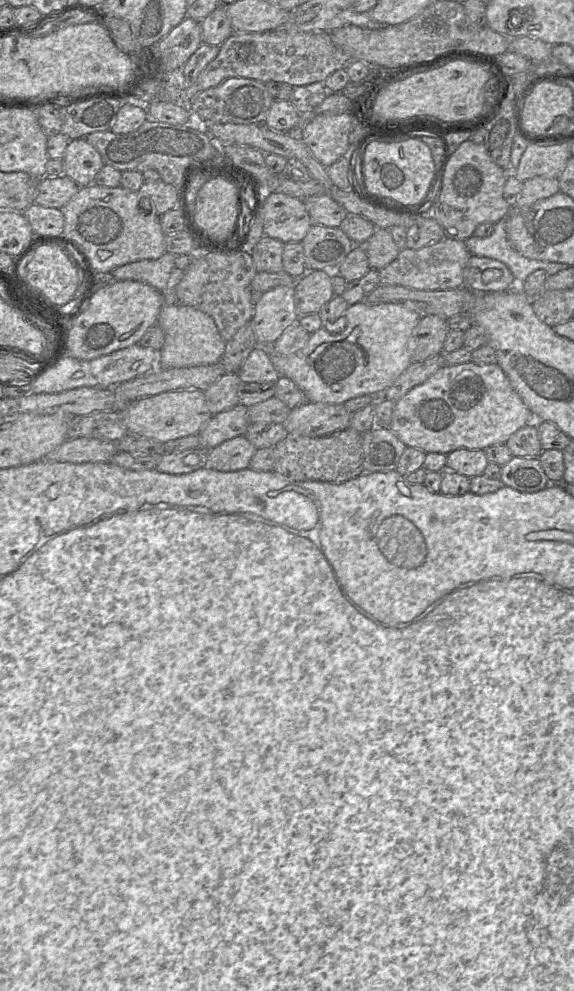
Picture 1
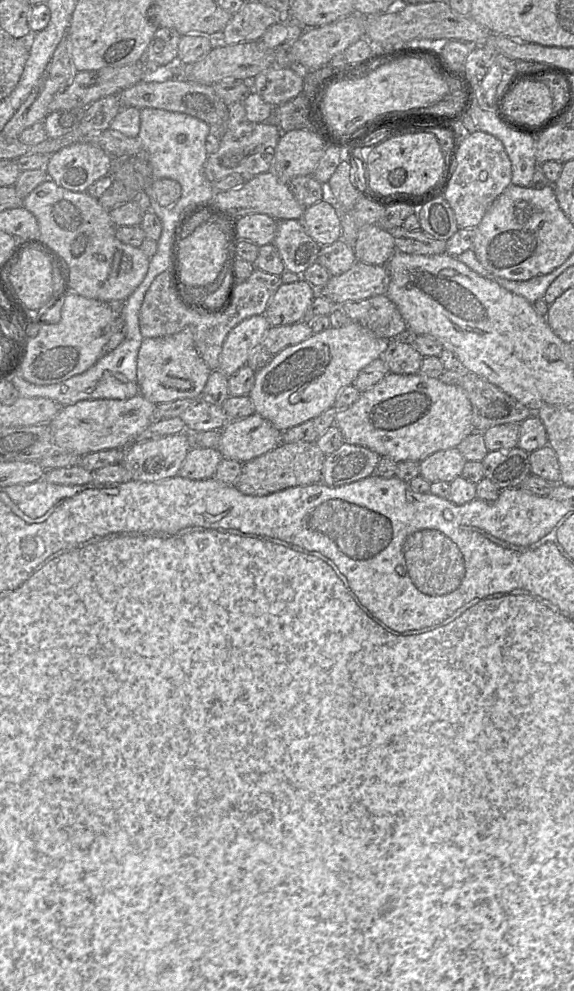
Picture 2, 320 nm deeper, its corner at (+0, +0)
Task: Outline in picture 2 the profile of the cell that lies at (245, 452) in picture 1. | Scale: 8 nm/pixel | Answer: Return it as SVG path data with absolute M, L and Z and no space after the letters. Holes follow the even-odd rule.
M191 448L178 475L189 479L212 478L222 458L220 451L216 448Z

